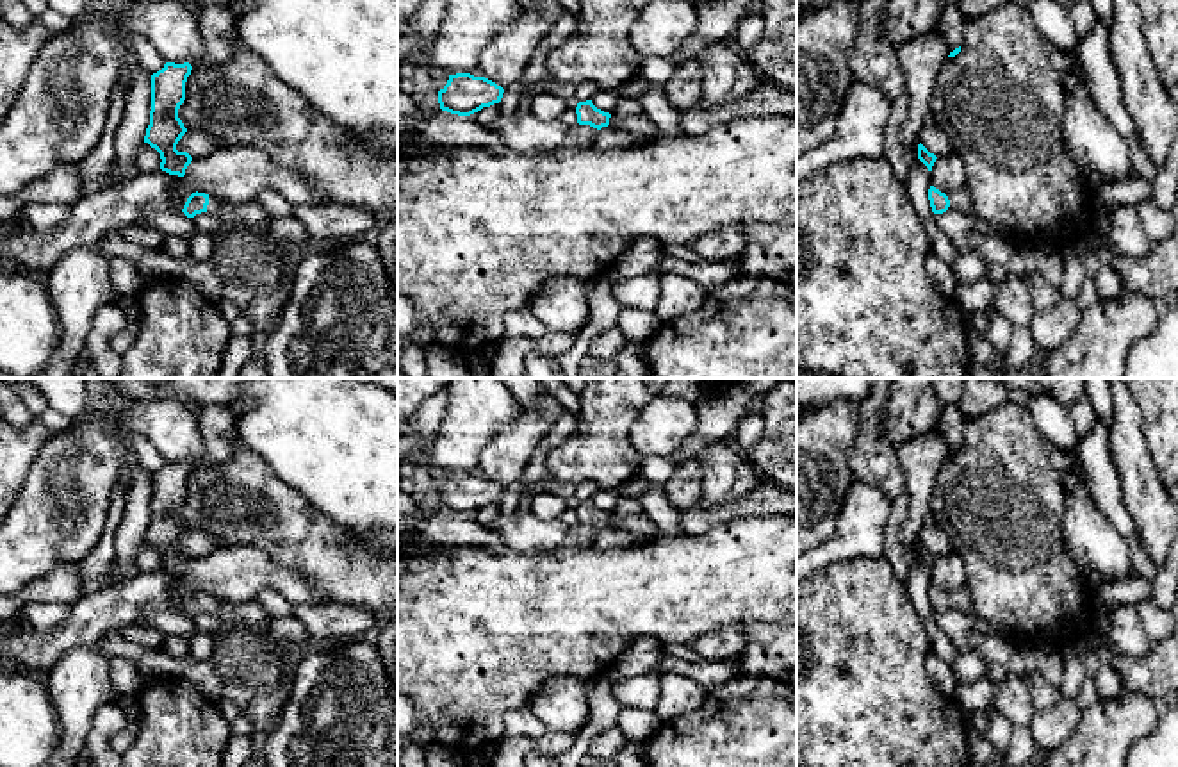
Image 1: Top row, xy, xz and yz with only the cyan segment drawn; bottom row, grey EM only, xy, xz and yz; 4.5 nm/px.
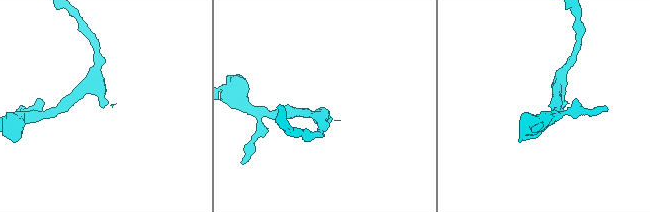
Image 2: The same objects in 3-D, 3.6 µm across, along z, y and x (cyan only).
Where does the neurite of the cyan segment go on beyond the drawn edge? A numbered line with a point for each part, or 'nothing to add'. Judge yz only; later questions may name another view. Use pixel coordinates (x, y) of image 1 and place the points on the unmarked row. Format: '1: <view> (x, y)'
1: yz (959, 600)

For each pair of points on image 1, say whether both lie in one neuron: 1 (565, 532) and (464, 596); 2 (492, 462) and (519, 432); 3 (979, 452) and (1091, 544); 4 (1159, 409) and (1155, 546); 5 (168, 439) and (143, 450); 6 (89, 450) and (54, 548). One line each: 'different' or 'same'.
1: different
2: same
3: different
4: different
5: different
6: same

